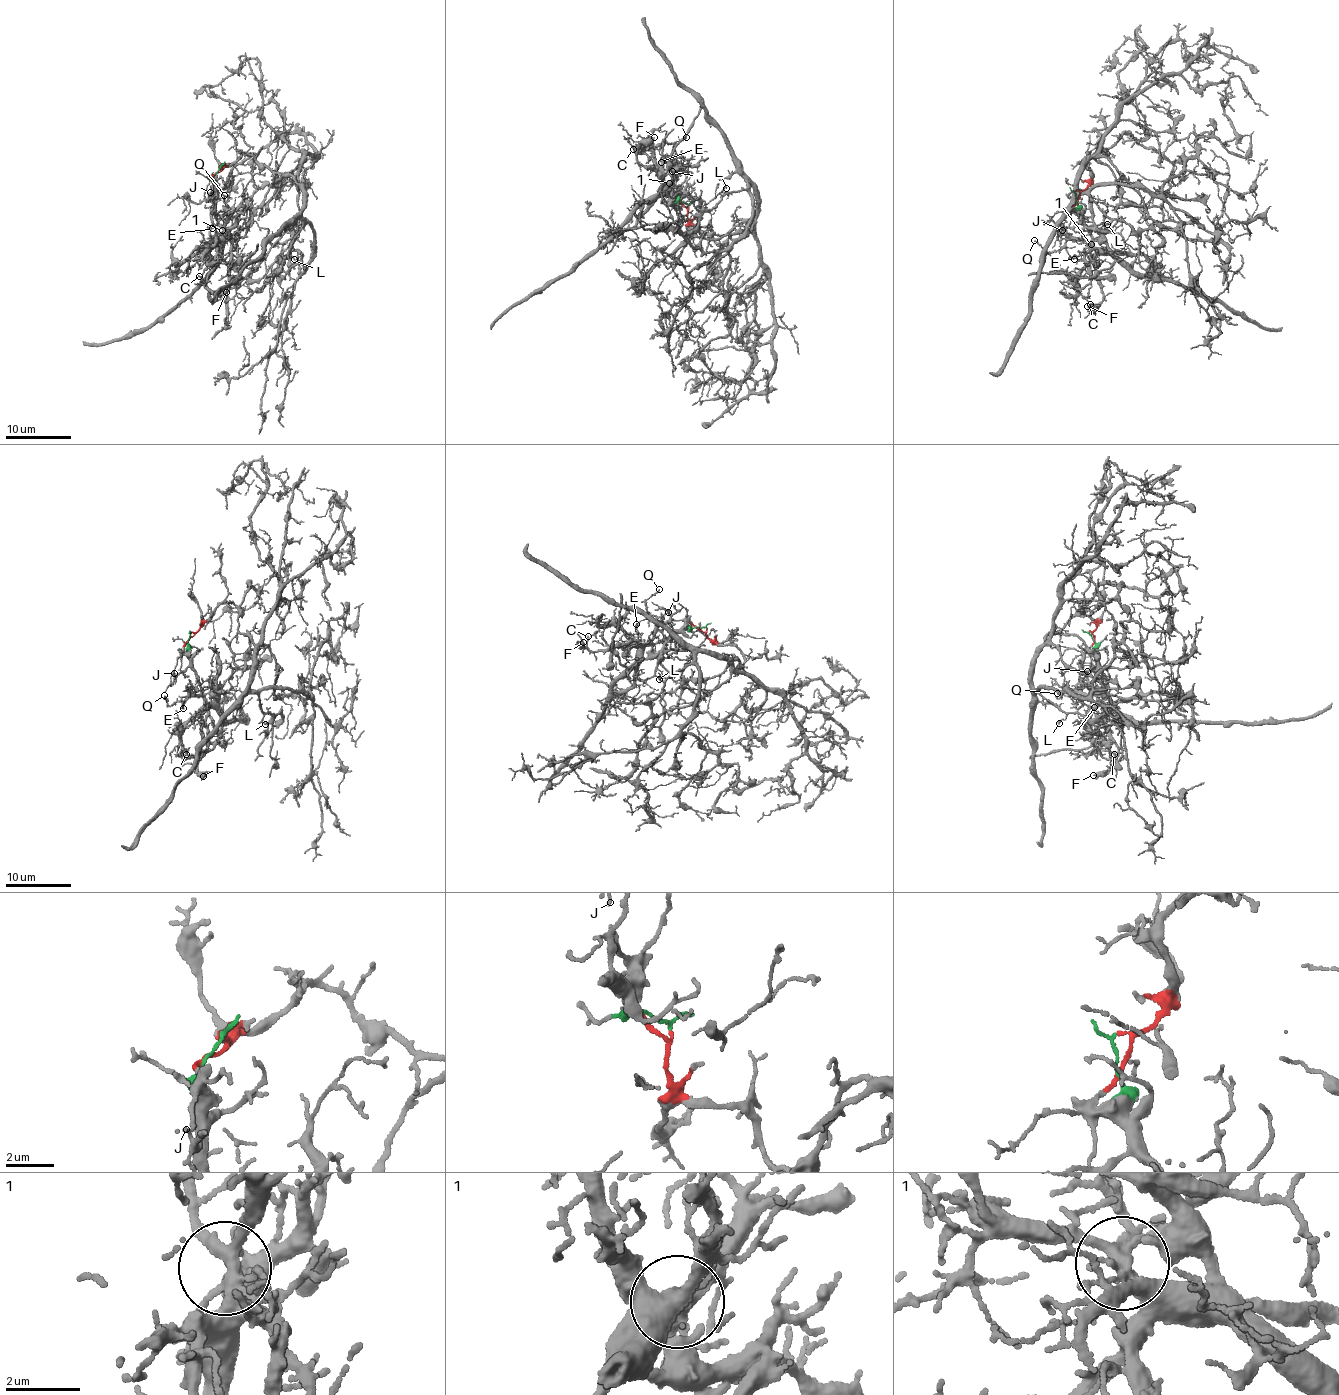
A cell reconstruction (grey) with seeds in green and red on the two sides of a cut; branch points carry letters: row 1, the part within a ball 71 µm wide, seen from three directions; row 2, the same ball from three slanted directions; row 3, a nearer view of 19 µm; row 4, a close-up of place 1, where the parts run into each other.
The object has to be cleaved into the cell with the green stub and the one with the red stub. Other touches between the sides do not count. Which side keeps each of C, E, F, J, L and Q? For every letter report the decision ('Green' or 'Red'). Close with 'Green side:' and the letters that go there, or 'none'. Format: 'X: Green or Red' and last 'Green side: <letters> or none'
C: Green
E: Green
F: Green
J: Green
L: Red
Q: Green
Green side: C, E, F, J, Q

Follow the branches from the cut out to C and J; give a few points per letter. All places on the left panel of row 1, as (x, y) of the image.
C: (220, 165), (214, 178), (214, 195), (221, 237), (217, 244), (216, 264), (208, 273), (207, 282), (198, 275)
J: (220, 165), (214, 178), (212, 195), (216, 194), (212, 197), (210, 193)

